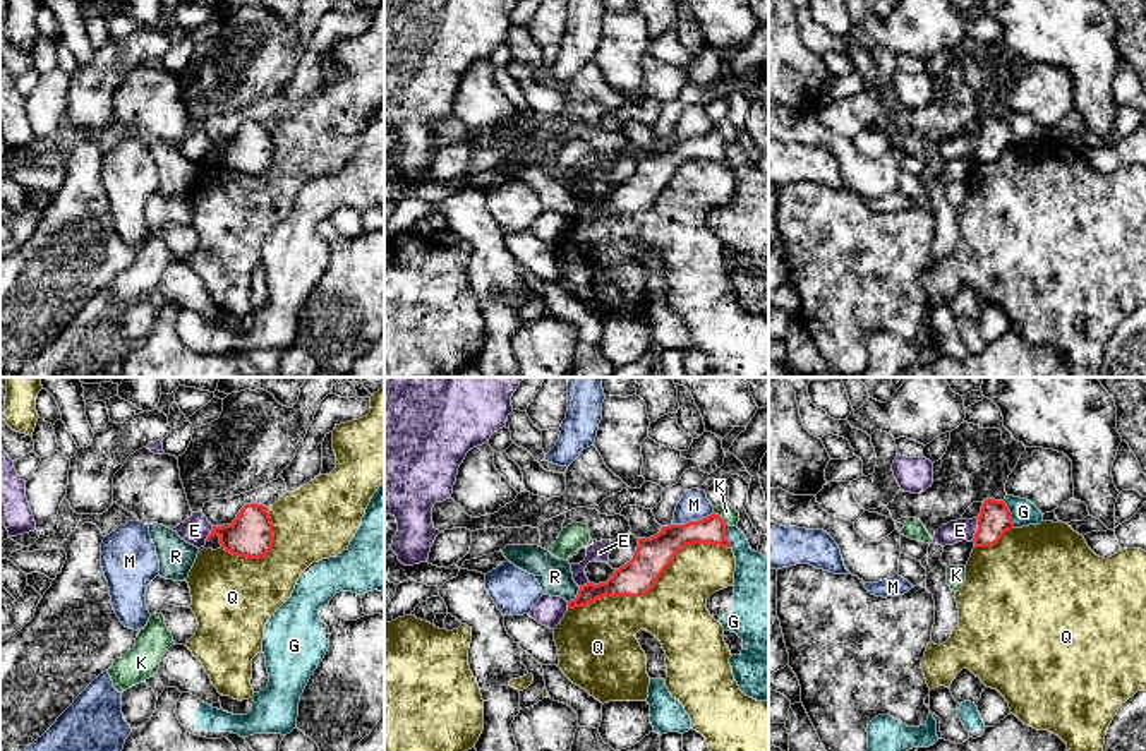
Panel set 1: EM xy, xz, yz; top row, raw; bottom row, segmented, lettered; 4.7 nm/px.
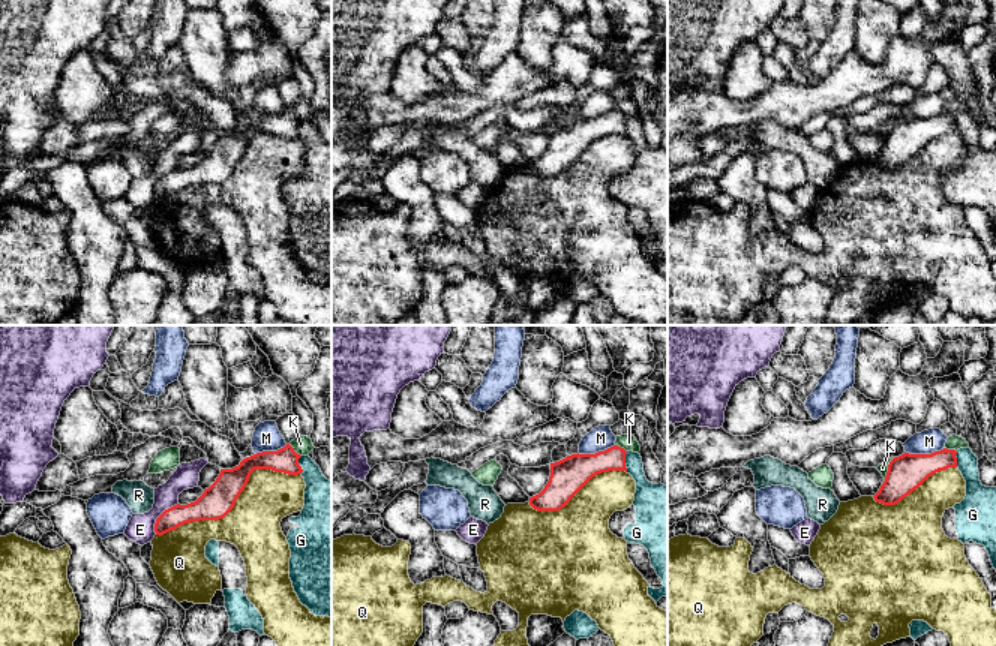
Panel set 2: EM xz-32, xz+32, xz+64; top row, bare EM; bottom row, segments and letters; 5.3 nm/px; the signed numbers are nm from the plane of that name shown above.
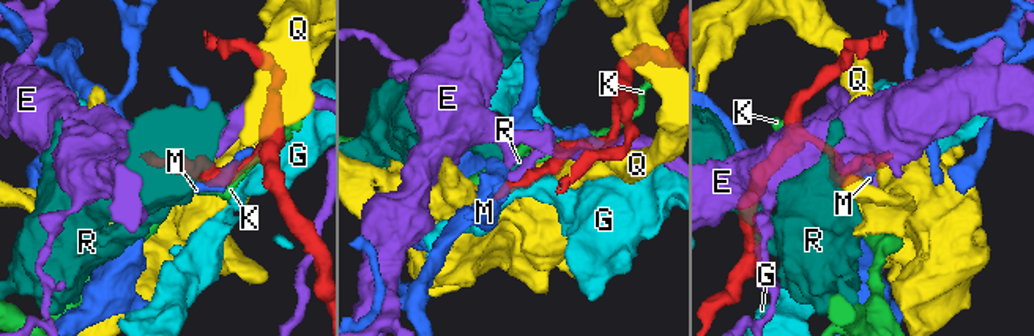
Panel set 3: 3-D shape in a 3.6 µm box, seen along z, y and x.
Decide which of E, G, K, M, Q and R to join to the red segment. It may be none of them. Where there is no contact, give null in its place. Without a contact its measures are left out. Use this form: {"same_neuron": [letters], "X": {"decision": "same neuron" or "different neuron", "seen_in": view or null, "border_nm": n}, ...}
{"same_neuron": [], "E": {"decision": "different neuron", "seen_in": "yz", "border_nm": 120}, "G": {"decision": "different neuron", "seen_in": "yz", "border_nm": 140}, "K": {"decision": "different neuron", "seen_in": "xz", "border_nm": 90}, "M": {"decision": "different neuron", "seen_in": "xz", "border_nm": 200}, "Q": {"decision": "different neuron", "seen_in": "xz", "border_nm": 800}, "R": {"decision": "different neuron", "seen_in": "xz", "border_nm": 100}}

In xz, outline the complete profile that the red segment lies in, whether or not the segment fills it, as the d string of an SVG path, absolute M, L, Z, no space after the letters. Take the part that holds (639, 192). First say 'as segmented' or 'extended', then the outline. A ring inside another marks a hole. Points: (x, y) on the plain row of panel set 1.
as segmented | M714 129L686 141L662 142L650 154L638 154L633 175L616 185L606 199L580 202L576 214L568 218L568 225L590 221L602 213L642 213L648 209L683 163L693 159L731 163L726 154L726 142L724 135Z

